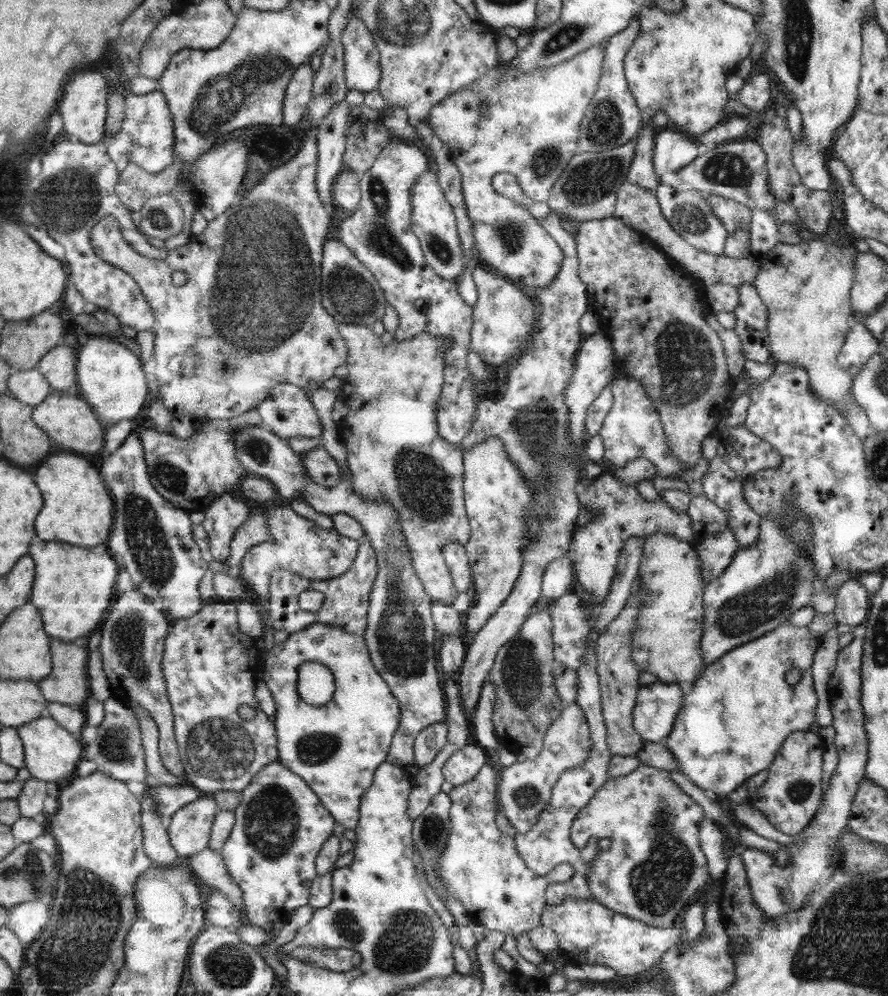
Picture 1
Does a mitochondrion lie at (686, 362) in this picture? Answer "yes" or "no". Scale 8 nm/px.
yes

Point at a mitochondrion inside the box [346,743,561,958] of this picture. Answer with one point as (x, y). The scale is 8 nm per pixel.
(433, 825)

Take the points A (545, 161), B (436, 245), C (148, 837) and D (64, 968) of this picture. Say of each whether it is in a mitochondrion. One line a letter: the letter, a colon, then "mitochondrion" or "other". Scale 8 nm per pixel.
A: mitochondrion
B: mitochondrion
C: other
D: mitochondrion

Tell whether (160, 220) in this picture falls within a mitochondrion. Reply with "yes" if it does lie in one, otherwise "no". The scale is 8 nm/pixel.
yes

